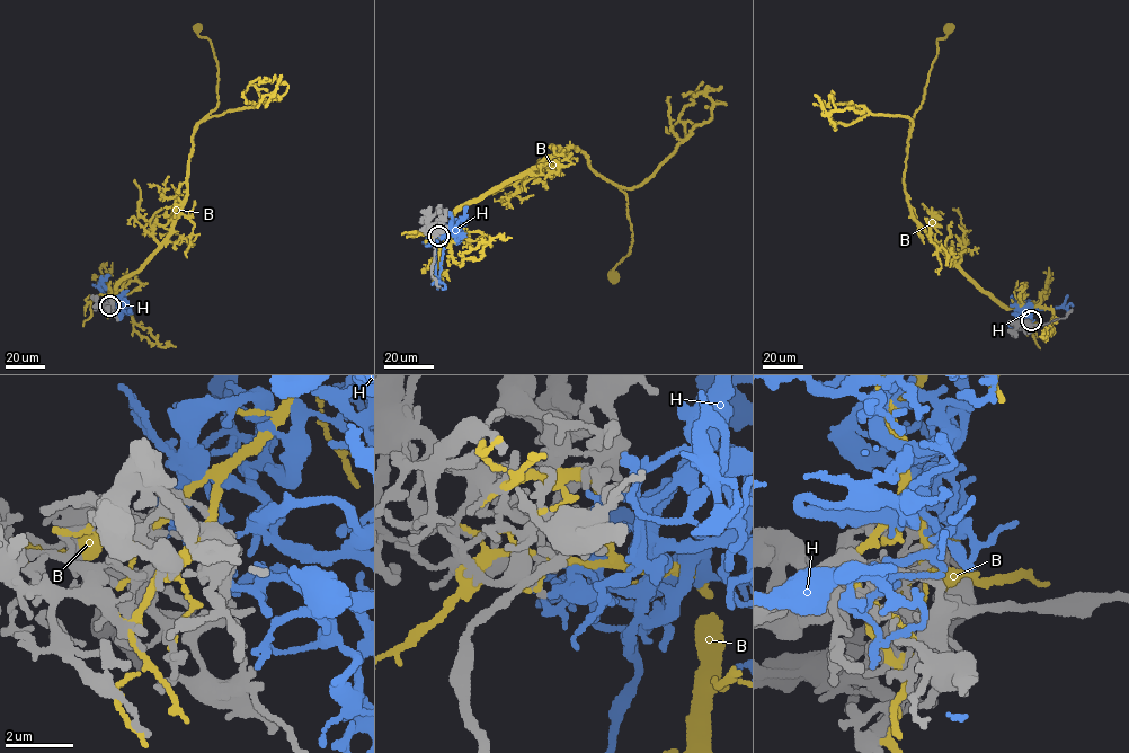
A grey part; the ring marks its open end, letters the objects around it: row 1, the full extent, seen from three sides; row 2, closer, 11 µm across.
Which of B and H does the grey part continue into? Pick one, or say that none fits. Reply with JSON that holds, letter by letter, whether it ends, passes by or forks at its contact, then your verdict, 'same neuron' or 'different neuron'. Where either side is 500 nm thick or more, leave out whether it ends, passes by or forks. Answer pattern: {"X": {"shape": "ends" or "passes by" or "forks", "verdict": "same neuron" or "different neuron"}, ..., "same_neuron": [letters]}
{"B": {"shape": "forks", "verdict": "different neuron"}, "H": {"shape": "forks", "verdict": "same neuron"}, "same_neuron": ["H"]}

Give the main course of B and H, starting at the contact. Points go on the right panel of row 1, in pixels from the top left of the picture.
B: (1029, 320), (1025, 308), (1002, 304), (959, 268), (914, 218), (904, 188), (909, 125), (938, 40), (949, 28)
H: (1031, 320), (1032, 309), (1063, 306), (1033, 308), (1013, 300), (1011, 295)

